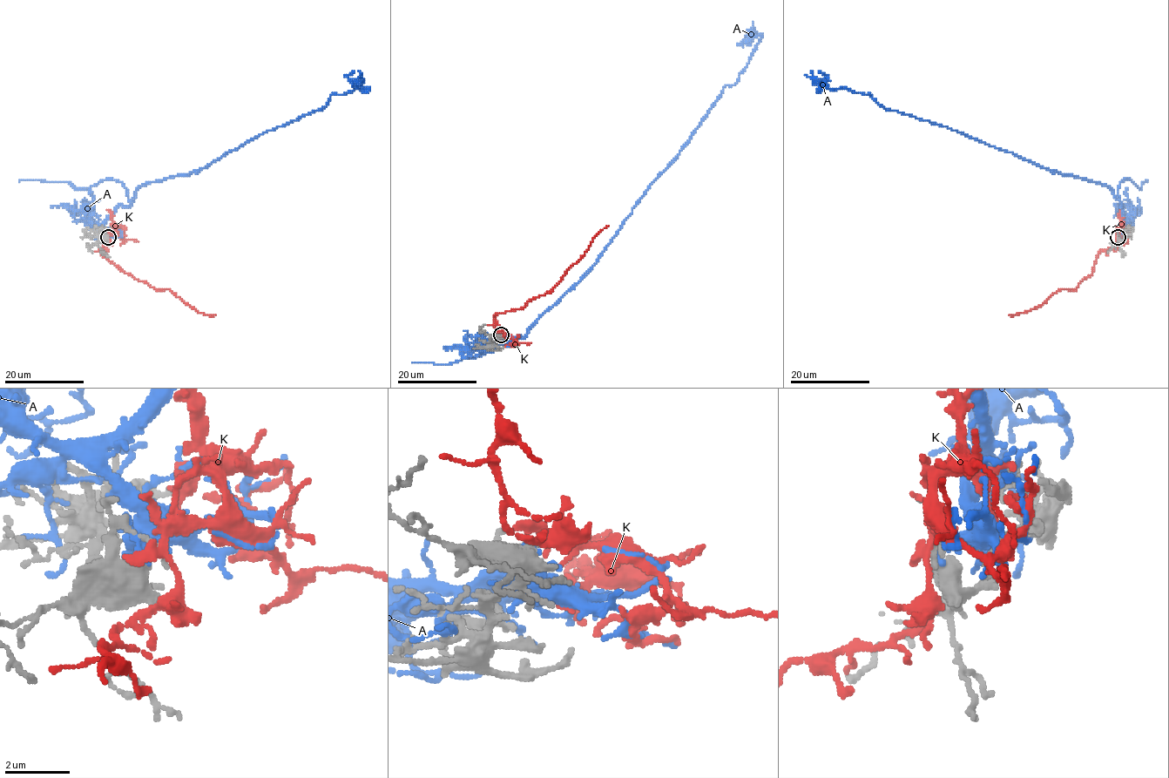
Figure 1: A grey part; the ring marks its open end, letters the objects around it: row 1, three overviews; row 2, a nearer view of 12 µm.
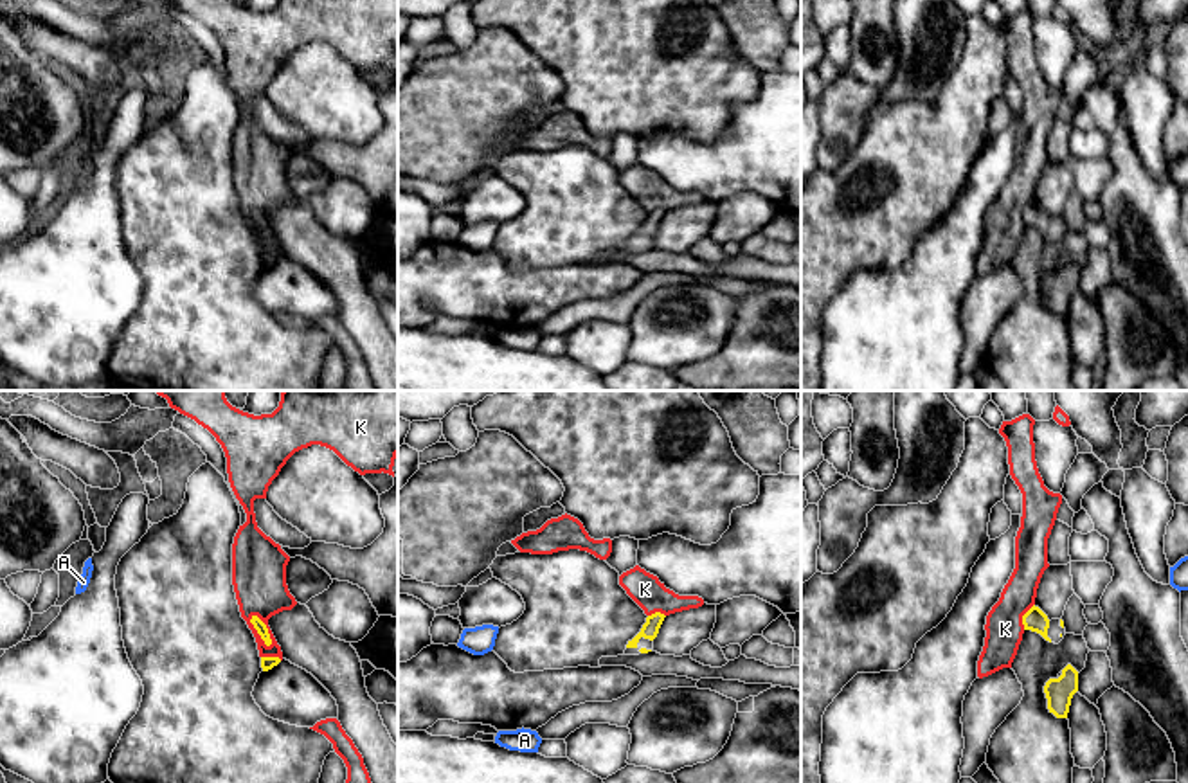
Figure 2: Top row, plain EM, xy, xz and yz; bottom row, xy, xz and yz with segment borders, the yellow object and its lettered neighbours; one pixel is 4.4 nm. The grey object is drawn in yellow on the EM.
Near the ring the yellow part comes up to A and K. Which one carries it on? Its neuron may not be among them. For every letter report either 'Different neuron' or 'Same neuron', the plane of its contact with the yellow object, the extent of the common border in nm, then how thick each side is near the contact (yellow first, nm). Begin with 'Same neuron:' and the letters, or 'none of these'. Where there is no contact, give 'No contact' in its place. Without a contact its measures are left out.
Same neuron: K
A: Different neuron. No contact
K: Same neuron. Touches yellow in xy. Shared border 170 nm. Thickness 50 nm (yellow) against 240 nm

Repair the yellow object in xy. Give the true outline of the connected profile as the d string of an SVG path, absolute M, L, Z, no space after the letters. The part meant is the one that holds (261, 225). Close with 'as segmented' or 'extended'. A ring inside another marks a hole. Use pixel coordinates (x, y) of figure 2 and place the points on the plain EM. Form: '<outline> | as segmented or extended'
M169 0L171 5L207 25L221 41L227 54L230 85L247 110L232 140L232 182L241 214L252 227L263 268L283 257L268 216L283 207L292 207L297 198L286 182L290 153L266 133L256 119L254 97L266 95L268 83L286 58L299 47L320 41L333 47L360 72L389 70L398 52L398 0L279 0L272 11L254 13L230 0Z | extended

